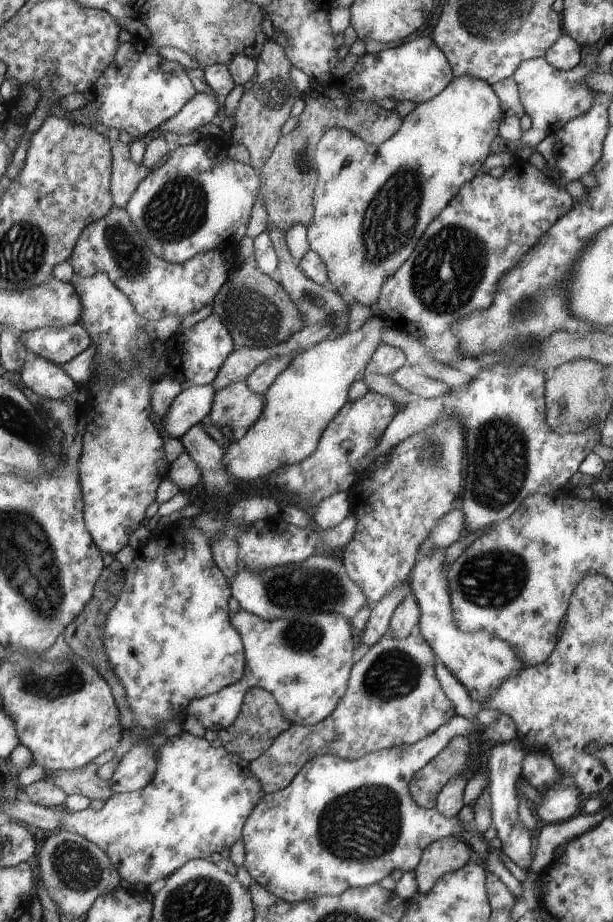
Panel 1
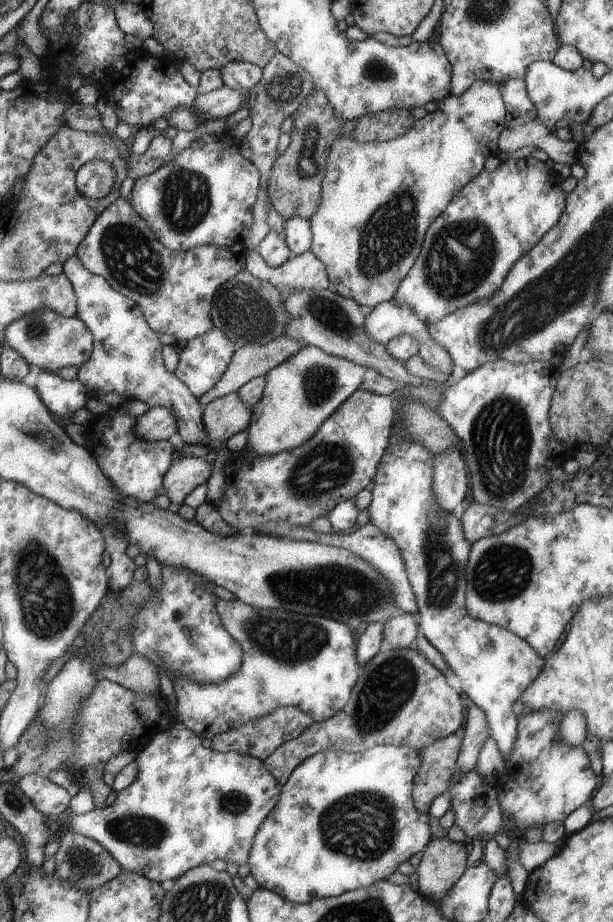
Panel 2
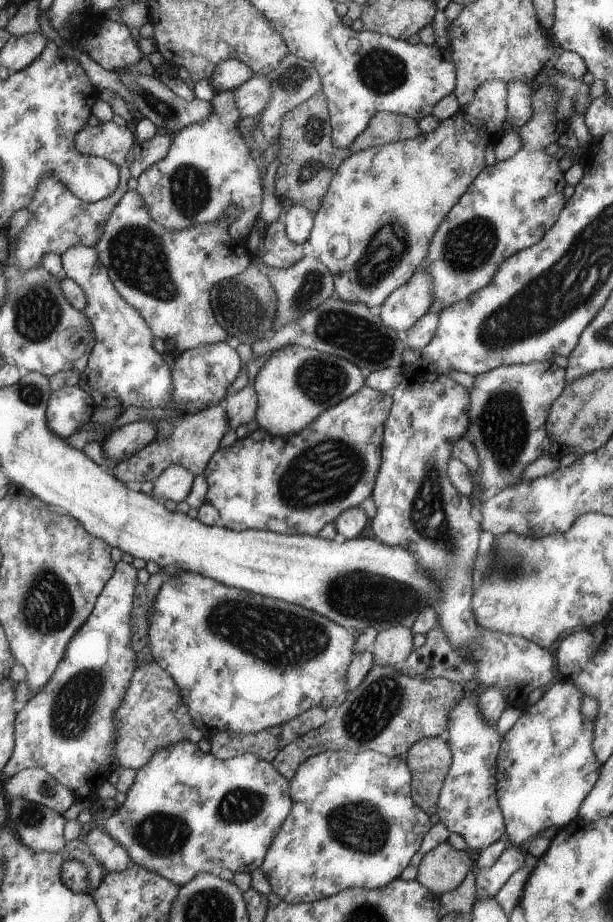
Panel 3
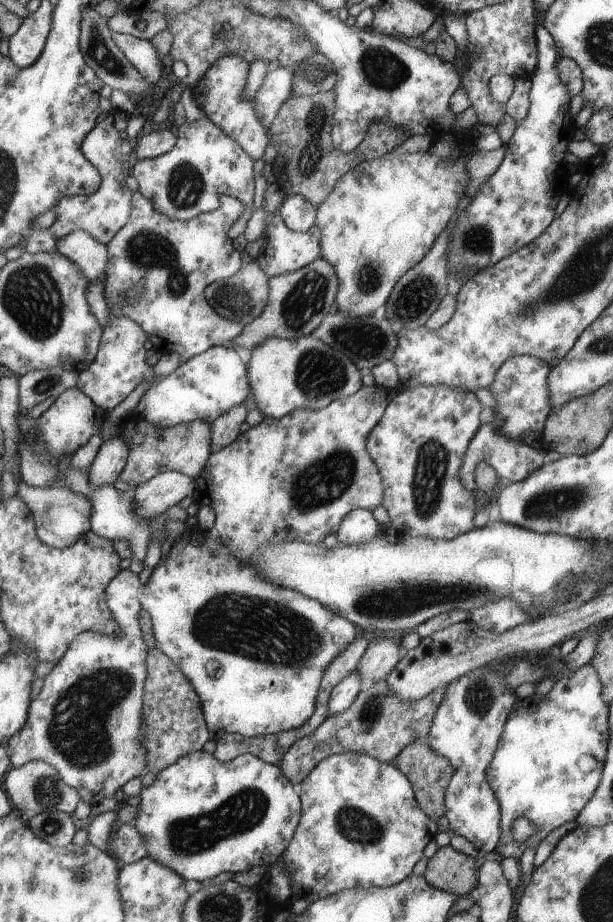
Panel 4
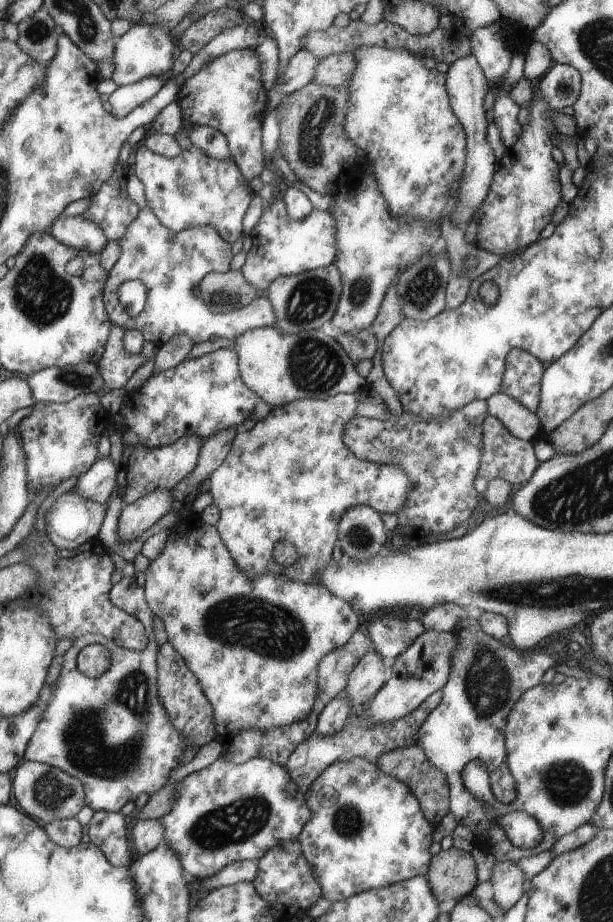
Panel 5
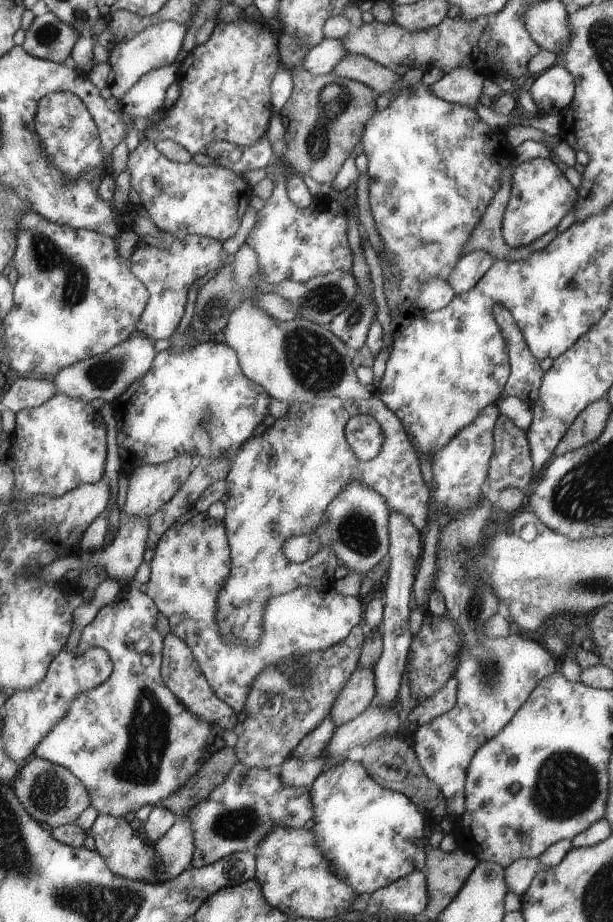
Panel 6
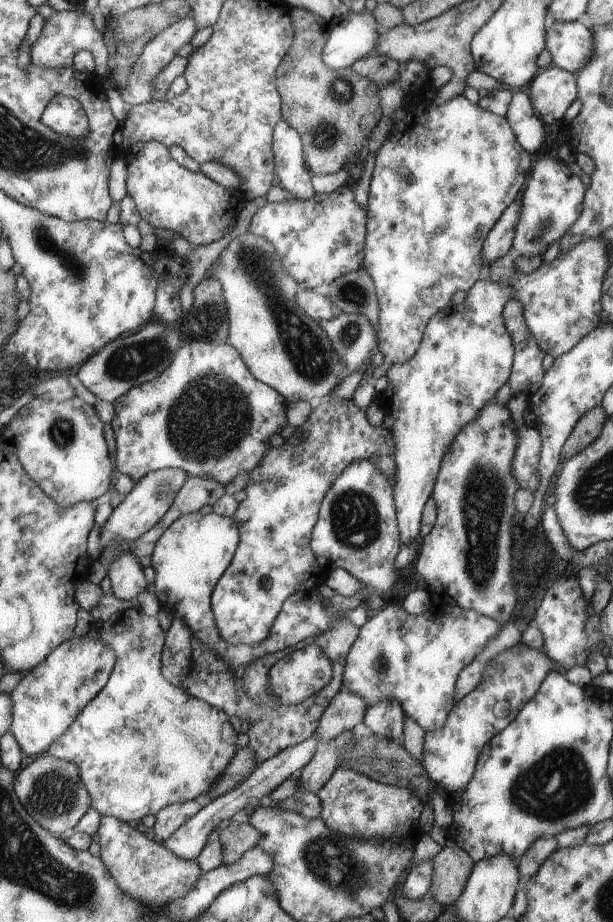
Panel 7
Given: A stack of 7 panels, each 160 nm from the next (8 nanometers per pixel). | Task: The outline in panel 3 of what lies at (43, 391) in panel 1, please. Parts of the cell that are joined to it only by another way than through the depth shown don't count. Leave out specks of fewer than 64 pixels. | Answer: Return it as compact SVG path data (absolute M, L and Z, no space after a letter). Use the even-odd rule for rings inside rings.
M63 386L52 392L52 396L48 398L47 418L50 422L50 428L52 432L67 440L76 430L91 425L91 416L96 408L97 405L87 390L81 390L79 387Z

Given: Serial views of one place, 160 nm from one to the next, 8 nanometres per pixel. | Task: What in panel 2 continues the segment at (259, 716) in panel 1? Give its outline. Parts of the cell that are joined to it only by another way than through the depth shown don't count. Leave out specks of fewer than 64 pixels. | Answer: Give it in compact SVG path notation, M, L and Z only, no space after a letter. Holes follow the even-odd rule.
M278 707L271 715L261 719L252 719L245 725L239 725L225 733L218 733L212 739L212 750L219 753L234 751L241 755L248 755L263 761L274 754L284 743L299 737L315 720L300 707Z

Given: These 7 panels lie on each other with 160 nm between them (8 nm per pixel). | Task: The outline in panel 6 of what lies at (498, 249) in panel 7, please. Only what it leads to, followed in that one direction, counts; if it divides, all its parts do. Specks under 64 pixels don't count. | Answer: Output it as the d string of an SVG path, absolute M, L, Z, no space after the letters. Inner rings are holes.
M478 249L464 254L447 278L456 294L470 290L494 264L495 256Z

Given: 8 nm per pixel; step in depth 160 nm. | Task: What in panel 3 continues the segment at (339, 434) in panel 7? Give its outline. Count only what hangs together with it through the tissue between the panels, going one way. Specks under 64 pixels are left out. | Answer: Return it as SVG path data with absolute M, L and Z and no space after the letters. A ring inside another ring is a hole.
M364 386L360 388L355 395L348 396L343 403L336 404L334 408L324 412L314 423L310 424L302 432L296 432L294 436L272 436L264 428L254 430L246 438L237 440L235 445L220 448L214 455L214 458L205 469L204 476L208 483L208 493L206 501L214 506L220 514L219 526L234 531L256 530L273 531L282 535L309 535L317 537L318 533L326 524L335 523L339 516L347 511L348 508L360 507L360 504L374 494L375 481L378 479L379 469L382 467L383 458L383 438L386 431L387 418L391 415L391 409L394 407L394 398L390 393L378 392L375 389Z

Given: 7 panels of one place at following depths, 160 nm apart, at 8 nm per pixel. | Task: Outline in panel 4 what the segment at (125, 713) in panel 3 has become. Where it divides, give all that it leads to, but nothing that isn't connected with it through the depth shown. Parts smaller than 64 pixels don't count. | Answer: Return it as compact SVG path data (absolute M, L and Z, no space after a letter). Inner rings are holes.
M151 649L151 652L148 652L146 656L146 670L144 697L142 698L142 734L144 734L144 744L142 746L146 746L148 754L146 754L146 768L142 772L142 777L146 774L162 772L164 768L168 768L178 758L182 758L182 756L186 756L190 752L202 751L204 744L208 740L215 738L208 731L198 694L194 692L188 678L180 672L179 668L176 668L176 664L166 654L162 654L158 649Z

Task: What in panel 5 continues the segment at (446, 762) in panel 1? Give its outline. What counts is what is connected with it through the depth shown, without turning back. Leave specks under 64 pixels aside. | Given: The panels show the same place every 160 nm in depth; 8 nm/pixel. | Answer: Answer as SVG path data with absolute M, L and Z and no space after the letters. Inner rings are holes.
M415 744L398 748L396 751L388 752L374 763L388 776L398 778L404 784L408 784L408 788L412 790L418 800L424 818L433 826L439 826L444 816L450 812L450 782L442 769L436 768L428 761L422 746Z

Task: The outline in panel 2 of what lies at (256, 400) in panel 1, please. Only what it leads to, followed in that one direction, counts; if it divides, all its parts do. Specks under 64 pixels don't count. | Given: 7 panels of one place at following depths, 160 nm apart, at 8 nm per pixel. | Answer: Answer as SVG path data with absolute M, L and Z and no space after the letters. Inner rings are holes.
M236 393L215 398L203 406L203 424L210 444L225 444L237 432L246 430L250 426L252 412Z

